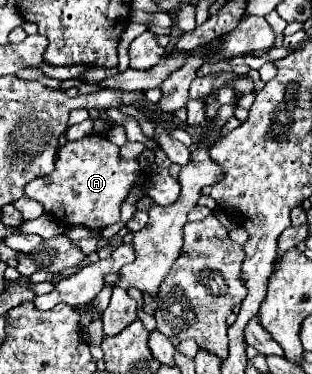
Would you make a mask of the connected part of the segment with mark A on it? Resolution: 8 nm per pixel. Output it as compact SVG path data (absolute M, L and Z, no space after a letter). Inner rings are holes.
M90 134L60 146L54 172L28 182L24 192L64 224L82 226L98 234L120 220L120 204L128 198L130 190L140 184L140 176L142 168L138 160L122 160L120 146L112 144L104 134Z

